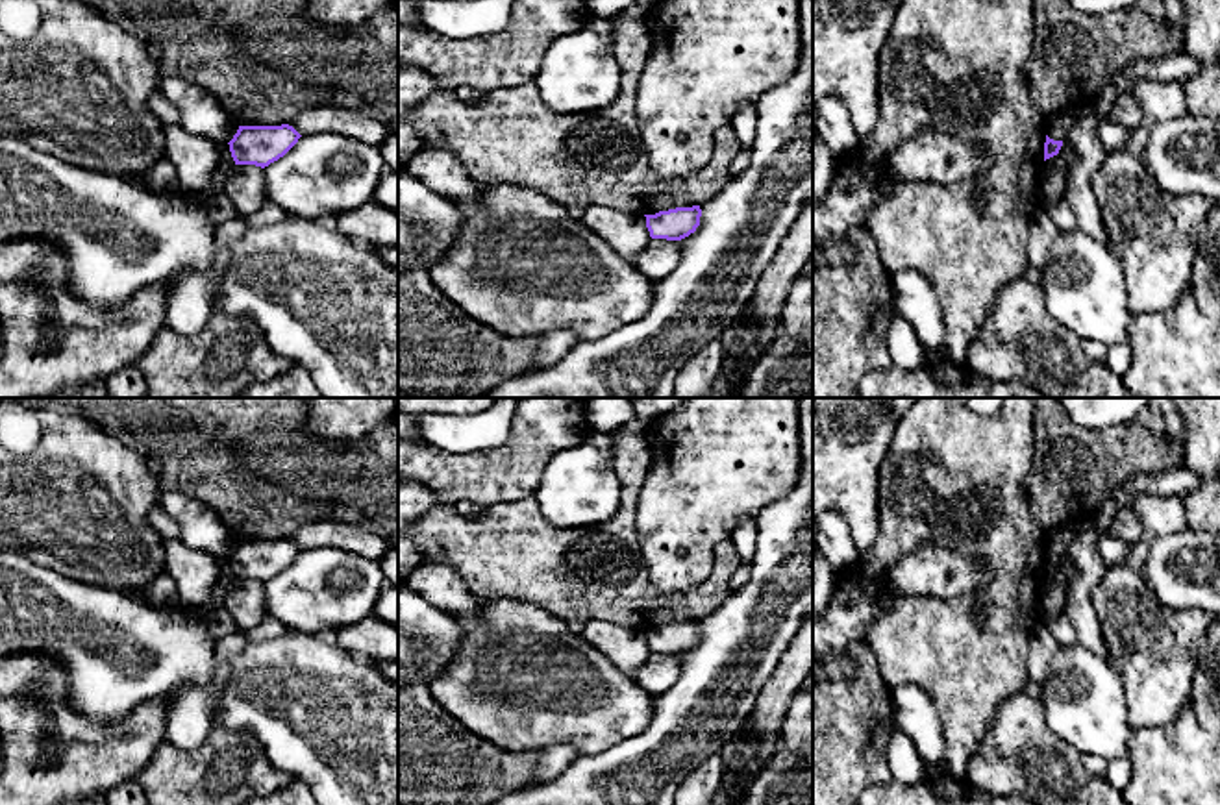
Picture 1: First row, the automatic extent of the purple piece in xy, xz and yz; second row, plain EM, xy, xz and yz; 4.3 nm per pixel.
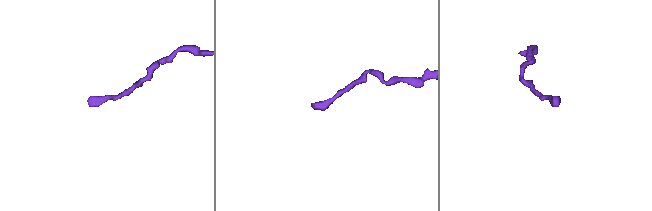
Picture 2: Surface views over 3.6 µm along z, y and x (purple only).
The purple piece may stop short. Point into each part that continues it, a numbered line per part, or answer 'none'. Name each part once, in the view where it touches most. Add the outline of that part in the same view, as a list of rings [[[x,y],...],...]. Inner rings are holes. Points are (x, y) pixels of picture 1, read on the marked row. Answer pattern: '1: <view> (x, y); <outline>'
none

